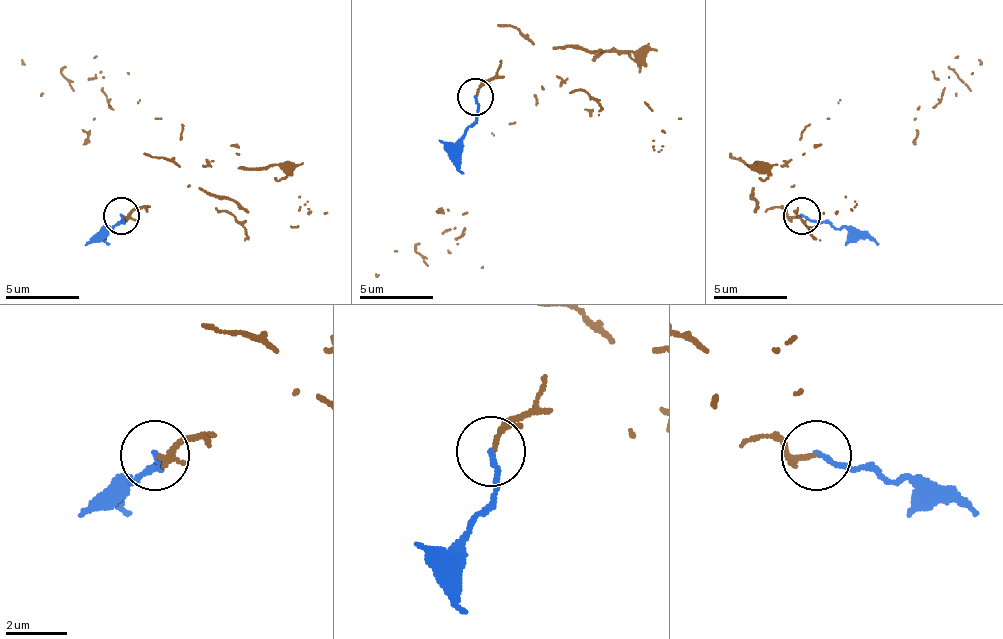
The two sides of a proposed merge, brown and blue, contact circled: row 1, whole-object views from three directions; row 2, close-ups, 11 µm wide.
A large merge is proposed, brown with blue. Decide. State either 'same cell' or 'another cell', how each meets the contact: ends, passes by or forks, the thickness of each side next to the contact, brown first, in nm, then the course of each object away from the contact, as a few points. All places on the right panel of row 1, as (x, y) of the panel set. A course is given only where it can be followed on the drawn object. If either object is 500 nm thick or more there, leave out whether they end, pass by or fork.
same cell; brown passes by; blue ends; calibres 110 and 170 nm; course brown (800, 217), (782, 165), (808, 125), (841, 99), (933, 106), (977, 58); course blue (800, 217), (863, 232), (878, 246)

